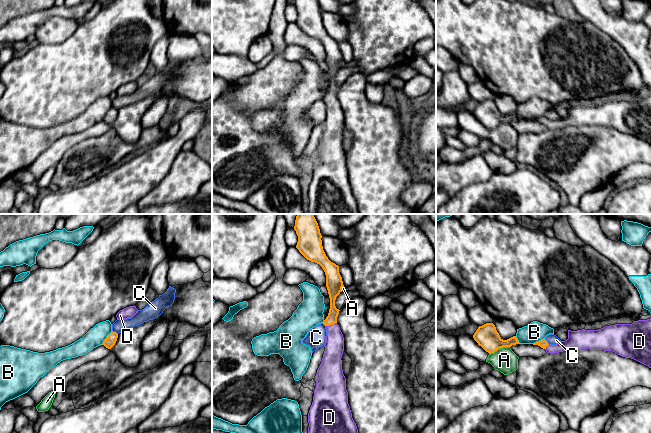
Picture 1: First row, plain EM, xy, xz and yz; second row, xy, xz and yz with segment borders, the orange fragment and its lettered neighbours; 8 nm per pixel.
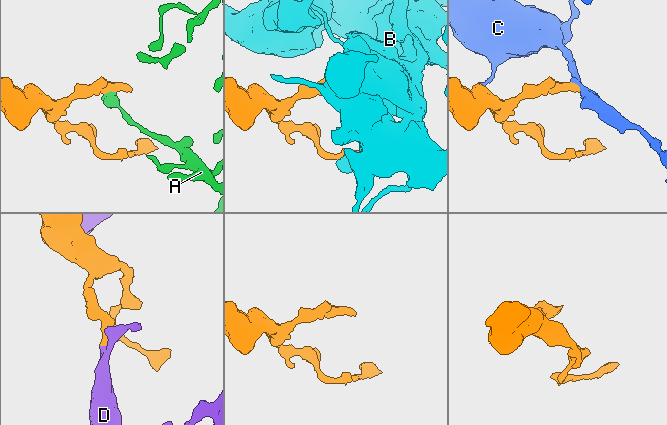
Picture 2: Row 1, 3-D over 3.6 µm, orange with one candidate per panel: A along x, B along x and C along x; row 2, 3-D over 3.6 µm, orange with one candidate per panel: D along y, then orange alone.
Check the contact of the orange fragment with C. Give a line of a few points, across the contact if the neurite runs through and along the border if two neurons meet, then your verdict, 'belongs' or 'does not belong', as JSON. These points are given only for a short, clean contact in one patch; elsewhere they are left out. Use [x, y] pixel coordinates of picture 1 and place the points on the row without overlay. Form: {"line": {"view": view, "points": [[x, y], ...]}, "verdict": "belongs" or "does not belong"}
{"line": {"view": "xy", "points": [[112, 106], [117, 110]]}, "verdict": "does not belong"}

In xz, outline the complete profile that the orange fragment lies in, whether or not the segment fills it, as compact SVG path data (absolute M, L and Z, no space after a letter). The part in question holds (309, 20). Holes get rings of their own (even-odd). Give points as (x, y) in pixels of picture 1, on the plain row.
M295 0L296 24L309 37L319 40L326 51L330 85L323 100L327 105L325 127L317 146L313 178L308 189L307 214L359 214L348 180L341 133L344 113L337 100L336 73L344 67L339 42L331 38L322 22L318 0Z

